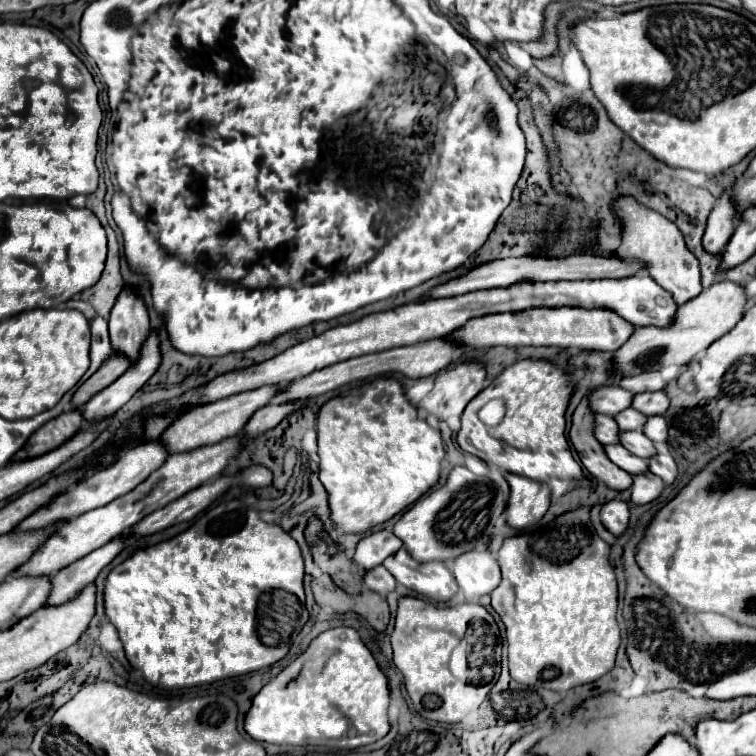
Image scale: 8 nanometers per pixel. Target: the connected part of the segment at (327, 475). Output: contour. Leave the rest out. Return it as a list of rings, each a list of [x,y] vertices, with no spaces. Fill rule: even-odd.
[[[381,376],[371,384],[363,384],[327,400],[317,418],[317,446],[319,480],[329,492],[331,518],[345,532],[363,532],[393,518],[419,500],[437,484],[441,458],[445,456],[441,432],[417,416],[417,408],[407,400],[401,382],[389,376]]]

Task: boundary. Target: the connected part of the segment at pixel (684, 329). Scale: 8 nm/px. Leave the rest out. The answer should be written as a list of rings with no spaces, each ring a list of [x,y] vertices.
[[[729,280],[711,284],[695,300],[689,300],[679,308],[679,316],[675,316],[675,324],[671,324],[671,328],[637,328],[631,340],[627,340],[627,344],[623,344],[615,354],[611,354],[613,372],[623,378],[637,376],[645,370],[661,370],[671,364],[689,364],[695,356],[707,350],[715,342],[715,338],[723,336],[743,318],[745,304],[745,286]]]

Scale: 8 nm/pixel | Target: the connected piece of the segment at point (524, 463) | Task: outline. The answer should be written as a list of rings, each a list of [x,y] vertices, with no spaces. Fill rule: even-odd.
[[[531,358],[519,360],[519,362],[511,364],[501,376],[497,376],[487,388],[483,388],[467,404],[467,408],[461,416],[461,430],[457,434],[457,442],[465,452],[479,456],[487,464],[493,464],[493,466],[513,472],[513,474],[527,476],[531,480],[547,482],[547,478],[551,478],[551,476],[563,478],[563,480],[579,480],[583,476],[583,472],[581,472],[581,466],[573,460],[569,442],[565,438],[565,412],[567,412],[567,406],[569,406],[573,394],[575,394],[575,384],[571,382],[571,376],[563,366],[557,366],[549,360],[531,360]],[[493,398],[507,400],[507,414],[499,426],[485,426],[483,422],[479,422],[477,412]]]

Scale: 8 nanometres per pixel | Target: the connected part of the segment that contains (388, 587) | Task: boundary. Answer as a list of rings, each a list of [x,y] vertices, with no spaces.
[[[377,566],[377,568],[369,570],[369,572],[365,574],[365,584],[367,584],[371,590],[379,592],[379,594],[389,594],[389,592],[395,590],[395,586],[397,586],[393,574],[391,574],[387,568],[383,568],[383,566]]]

